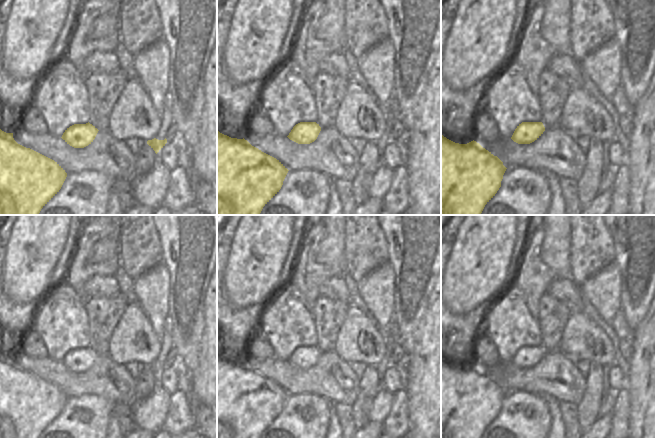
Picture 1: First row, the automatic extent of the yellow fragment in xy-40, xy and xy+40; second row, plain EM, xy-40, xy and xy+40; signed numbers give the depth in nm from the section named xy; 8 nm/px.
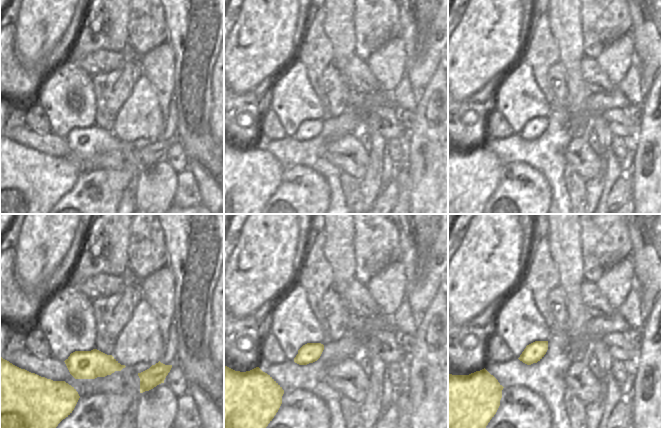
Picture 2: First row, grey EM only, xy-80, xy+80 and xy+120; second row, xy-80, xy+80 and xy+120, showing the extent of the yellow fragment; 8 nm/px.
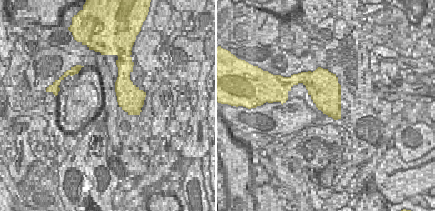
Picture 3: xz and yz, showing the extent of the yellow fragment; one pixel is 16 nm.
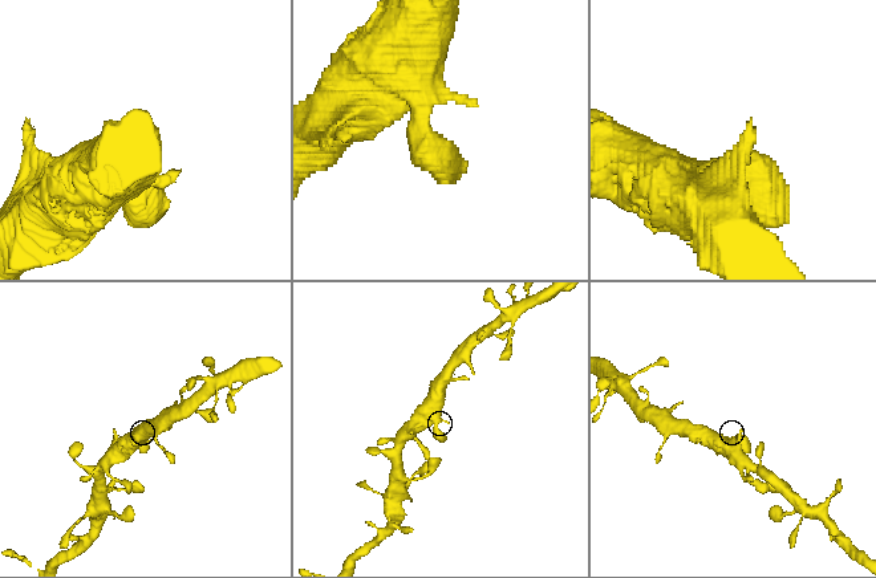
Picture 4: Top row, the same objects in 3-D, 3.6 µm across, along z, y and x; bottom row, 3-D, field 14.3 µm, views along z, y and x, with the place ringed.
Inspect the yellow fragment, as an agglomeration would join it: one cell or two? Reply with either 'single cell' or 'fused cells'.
single cell

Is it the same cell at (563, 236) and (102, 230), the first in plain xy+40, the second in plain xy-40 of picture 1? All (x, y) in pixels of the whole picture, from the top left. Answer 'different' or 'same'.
different

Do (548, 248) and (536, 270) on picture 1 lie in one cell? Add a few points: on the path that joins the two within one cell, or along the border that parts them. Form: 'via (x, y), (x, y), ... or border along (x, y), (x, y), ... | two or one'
border along (543, 237), (541, 260), (554, 271), (556, 276) | two

